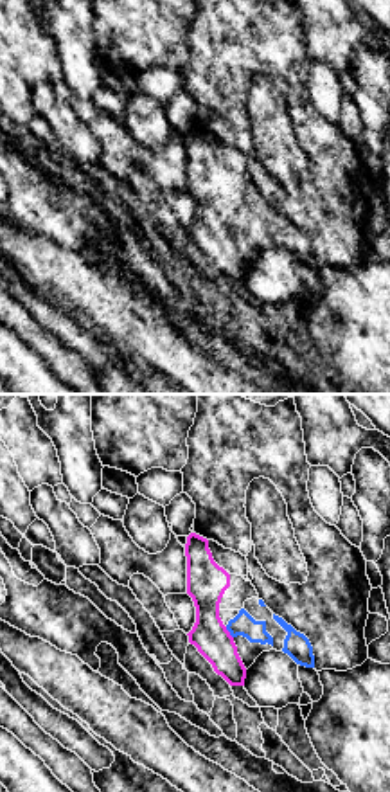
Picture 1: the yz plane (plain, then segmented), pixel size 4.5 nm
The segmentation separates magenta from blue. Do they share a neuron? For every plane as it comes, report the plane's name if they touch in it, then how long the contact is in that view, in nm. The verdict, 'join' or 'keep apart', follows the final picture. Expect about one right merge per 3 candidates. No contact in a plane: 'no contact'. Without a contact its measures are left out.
contact in yz; length 70 nm

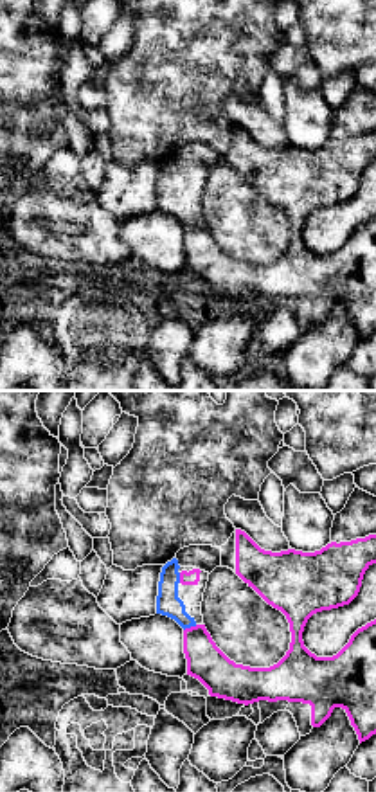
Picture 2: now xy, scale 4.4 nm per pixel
contact in xy; length 70 nm

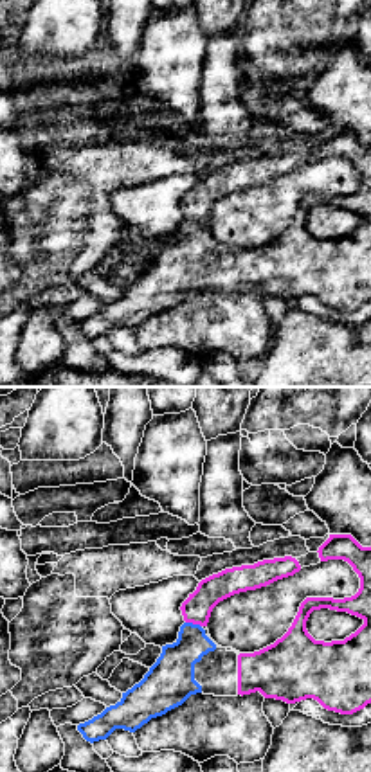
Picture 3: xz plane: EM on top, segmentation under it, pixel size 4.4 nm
contact in xz; length 80 nm

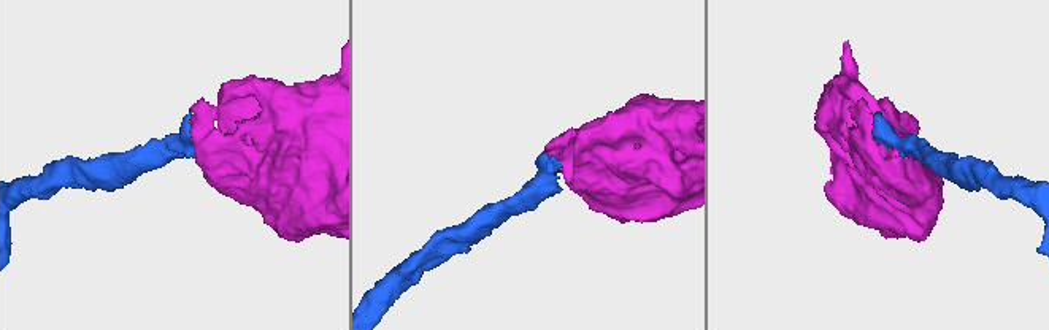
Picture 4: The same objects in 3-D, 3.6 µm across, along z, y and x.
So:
join

